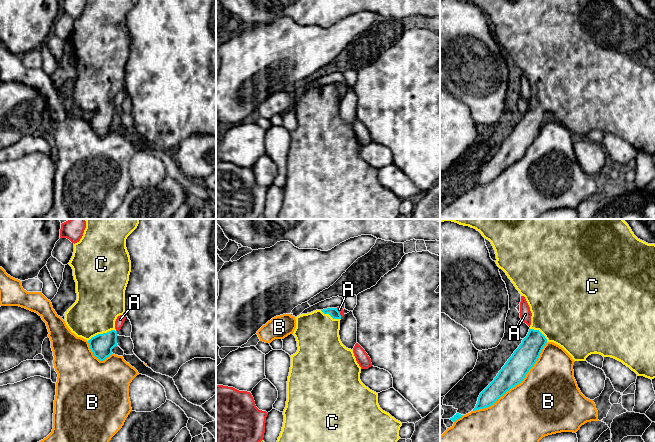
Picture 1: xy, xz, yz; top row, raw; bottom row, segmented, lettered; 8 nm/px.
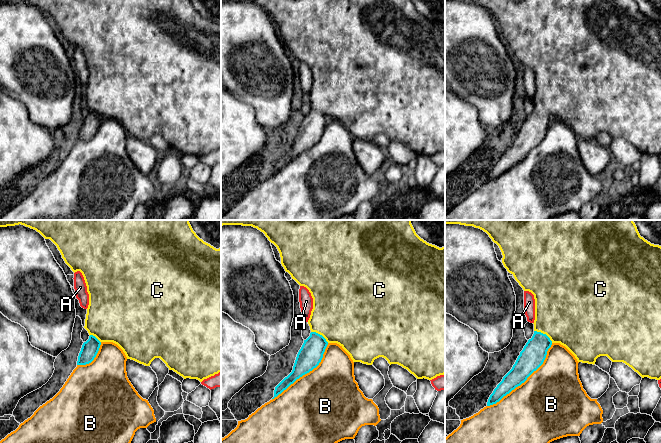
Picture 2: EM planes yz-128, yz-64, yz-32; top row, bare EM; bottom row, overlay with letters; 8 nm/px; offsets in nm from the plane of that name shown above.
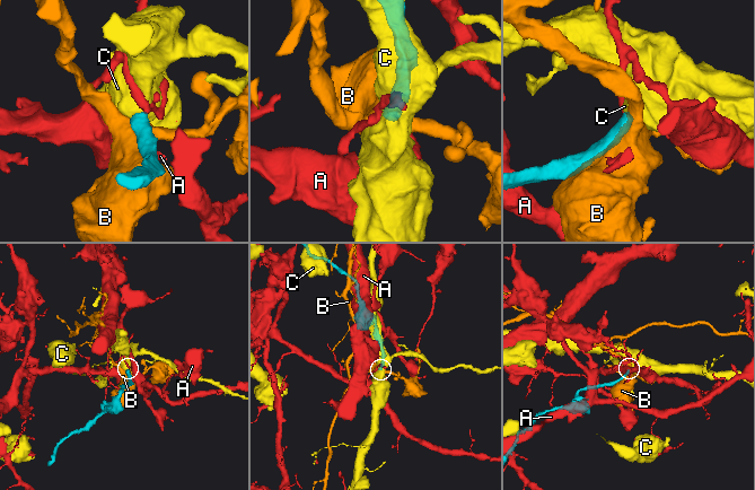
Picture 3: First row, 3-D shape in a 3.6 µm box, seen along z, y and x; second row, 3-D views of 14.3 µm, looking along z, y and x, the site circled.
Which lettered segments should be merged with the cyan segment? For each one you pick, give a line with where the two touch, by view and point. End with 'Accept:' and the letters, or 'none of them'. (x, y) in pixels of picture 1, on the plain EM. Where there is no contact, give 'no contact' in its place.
C: contact xy (101, 110)
Accept: C

